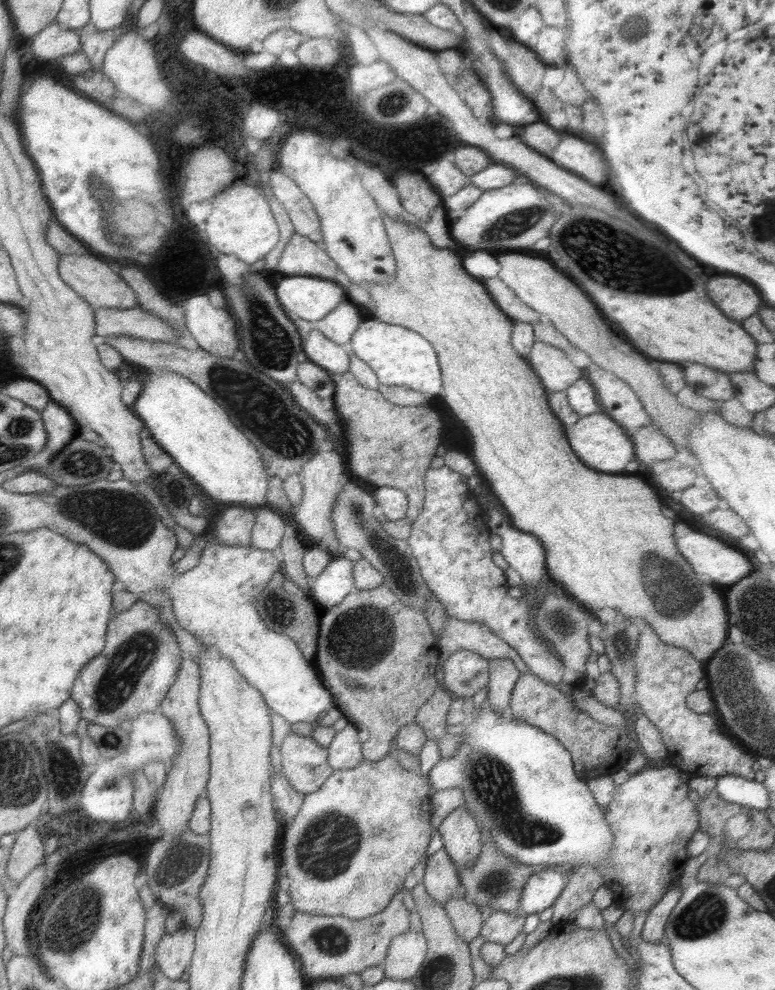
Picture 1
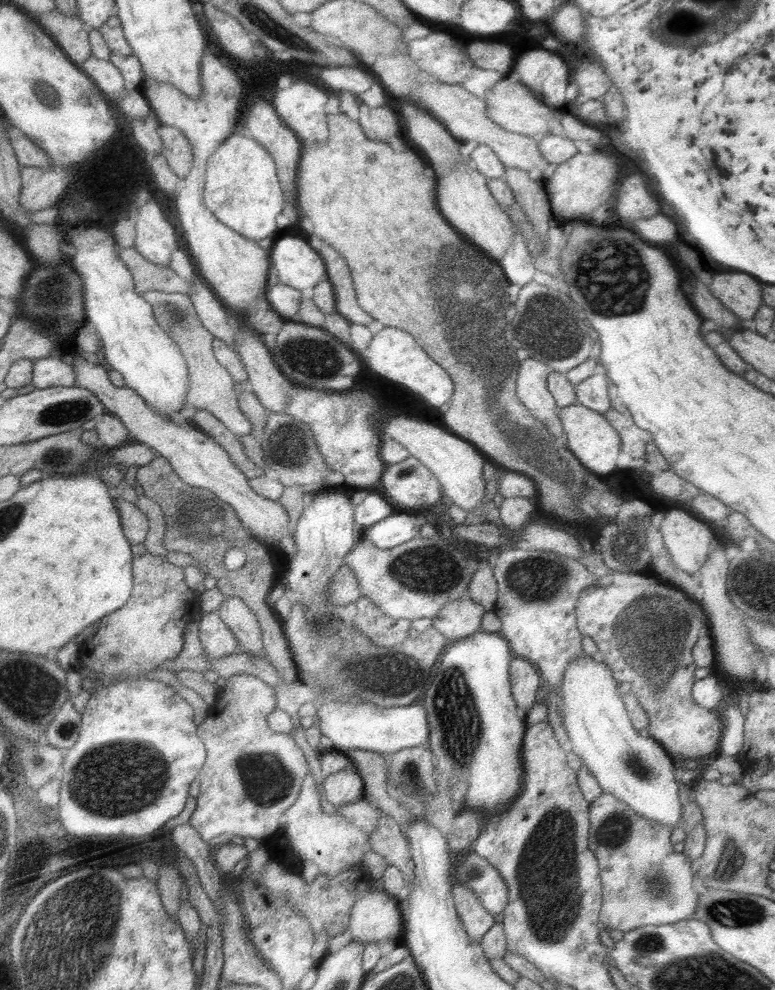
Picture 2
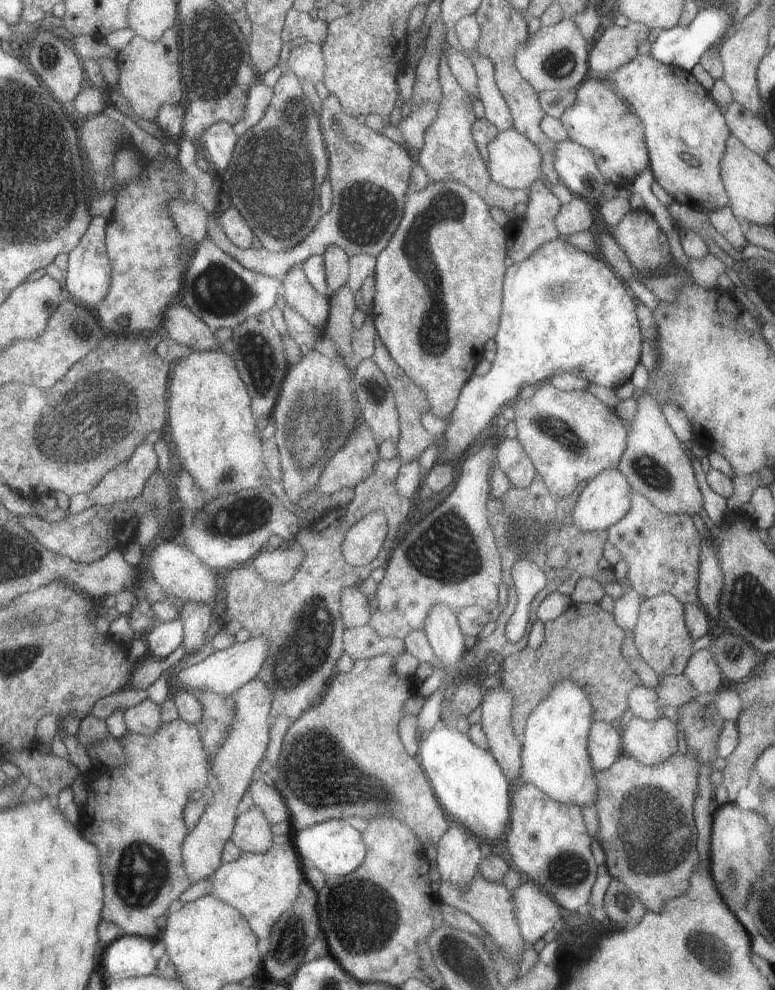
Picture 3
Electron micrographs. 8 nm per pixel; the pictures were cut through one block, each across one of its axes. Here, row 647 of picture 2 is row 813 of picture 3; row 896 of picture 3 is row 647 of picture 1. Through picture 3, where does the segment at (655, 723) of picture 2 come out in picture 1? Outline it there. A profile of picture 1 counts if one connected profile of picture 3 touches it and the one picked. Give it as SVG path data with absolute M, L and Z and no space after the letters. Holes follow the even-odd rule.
M643 624L639 630L639 642L635 652L637 666L637 688L635 688L635 704L643 710L651 724L655 724L661 732L661 738L667 746L667 758L671 766L679 768L679 772L689 778L701 776L741 776L745 780L755 780L753 760L747 748L739 748L731 738L717 730L715 718L707 714L695 714L687 708L687 696L695 692L695 684L705 678L705 664L695 660L687 650L675 648L671 644L663 644L659 636L653 632L649 624Z

